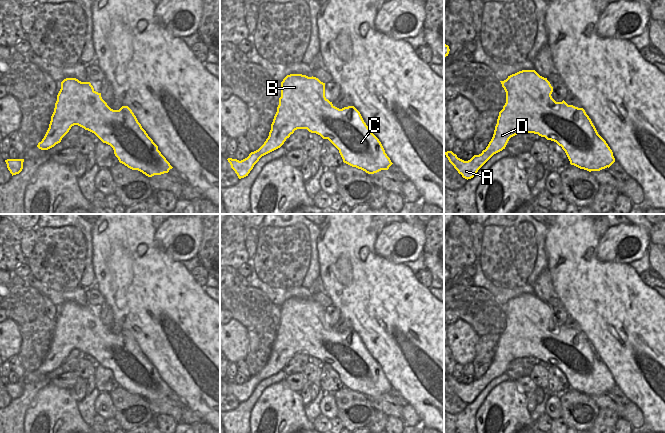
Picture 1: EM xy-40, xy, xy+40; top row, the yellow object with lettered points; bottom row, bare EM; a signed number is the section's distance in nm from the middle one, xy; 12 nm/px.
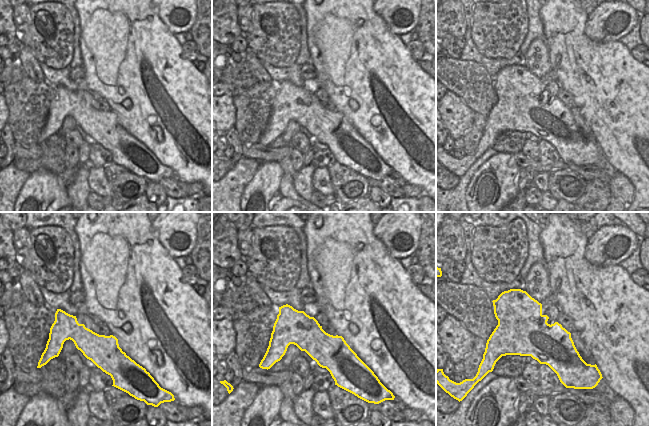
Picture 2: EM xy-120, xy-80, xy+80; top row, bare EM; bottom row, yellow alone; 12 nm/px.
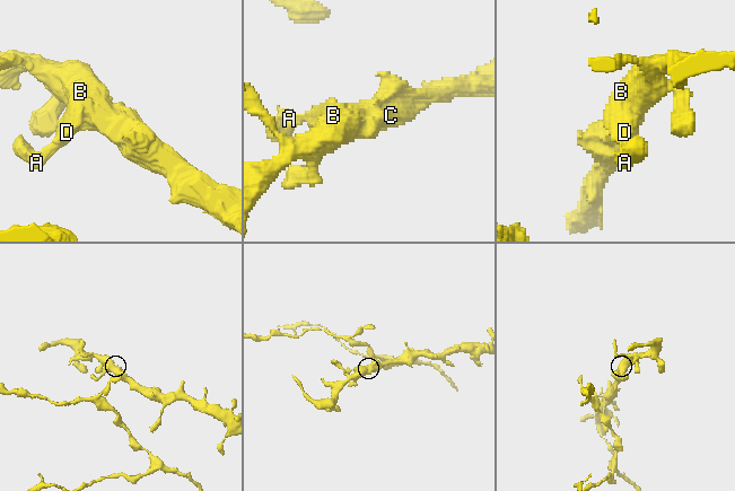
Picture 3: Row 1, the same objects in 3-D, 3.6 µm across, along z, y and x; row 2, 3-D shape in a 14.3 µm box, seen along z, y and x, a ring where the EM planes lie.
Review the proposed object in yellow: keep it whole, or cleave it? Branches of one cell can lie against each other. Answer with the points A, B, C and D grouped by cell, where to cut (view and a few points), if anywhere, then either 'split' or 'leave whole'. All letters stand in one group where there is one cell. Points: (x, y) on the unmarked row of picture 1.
A B C D; no cut; leave whole

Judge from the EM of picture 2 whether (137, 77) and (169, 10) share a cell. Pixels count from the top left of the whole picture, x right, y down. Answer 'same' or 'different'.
different

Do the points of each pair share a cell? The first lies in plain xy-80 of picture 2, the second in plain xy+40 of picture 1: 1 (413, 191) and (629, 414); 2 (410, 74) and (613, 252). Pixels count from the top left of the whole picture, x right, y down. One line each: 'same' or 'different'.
1: same
2: different

